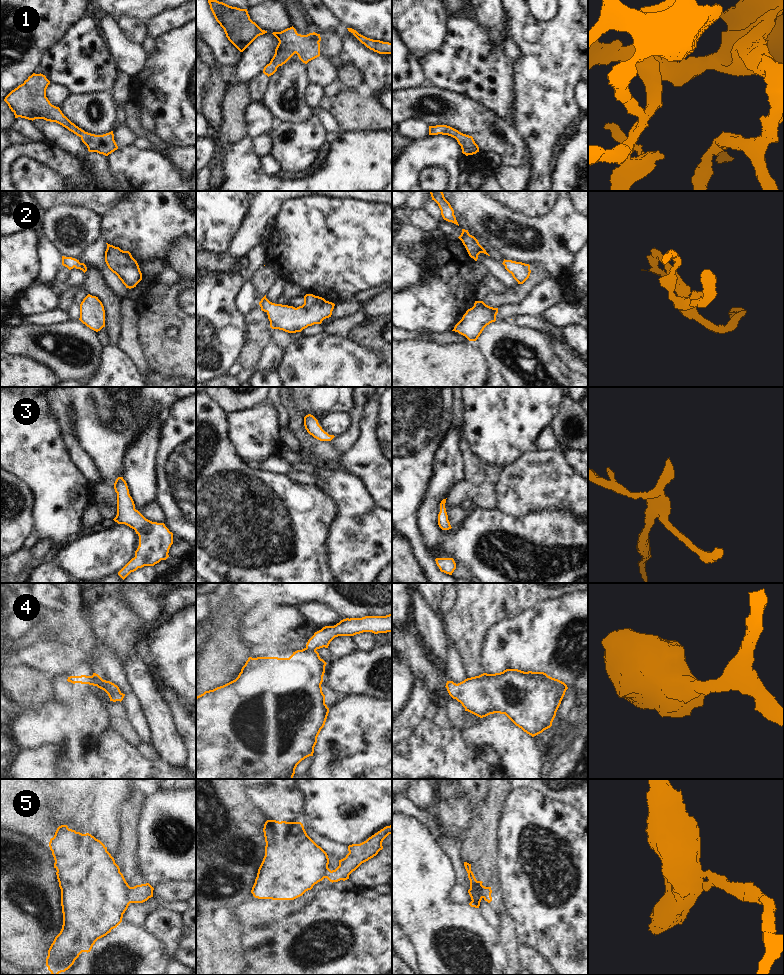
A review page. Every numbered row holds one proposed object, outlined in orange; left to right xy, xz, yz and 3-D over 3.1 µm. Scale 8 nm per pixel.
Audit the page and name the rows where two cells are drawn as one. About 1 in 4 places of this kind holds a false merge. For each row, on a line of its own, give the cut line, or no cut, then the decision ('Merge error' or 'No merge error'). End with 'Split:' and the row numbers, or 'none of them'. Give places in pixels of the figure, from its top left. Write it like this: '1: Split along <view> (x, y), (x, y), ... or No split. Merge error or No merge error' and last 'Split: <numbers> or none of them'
1: No split. No merge error
2: No split. No merge error
3: No split. No merge error
4: No split. No merge error
5: Split along xy (130, 887), (133, 893), (130, 899), (131, 902). Merge error
Split: 5

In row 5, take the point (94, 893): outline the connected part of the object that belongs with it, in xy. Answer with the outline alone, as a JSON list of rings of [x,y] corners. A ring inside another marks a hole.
[[[61,825],[50,839],[49,847],[55,860],[54,868],[57,870],[56,875],[61,889],[63,925],[48,950],[46,966],[52,975],[58,975],[68,970],[82,952],[90,952],[98,939],[106,936],[122,922],[123,914],[134,893],[114,858],[107,851],[107,847],[91,834],[82,834],[69,829],[67,825]]]

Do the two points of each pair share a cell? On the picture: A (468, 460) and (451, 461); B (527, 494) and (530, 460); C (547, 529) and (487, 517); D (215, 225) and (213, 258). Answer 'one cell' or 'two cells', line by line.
A: two cells
B: one cell
C: one cell
D: two cells

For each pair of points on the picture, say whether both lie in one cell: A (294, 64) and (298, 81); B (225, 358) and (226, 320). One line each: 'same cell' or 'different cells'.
A: same cell
B: same cell

